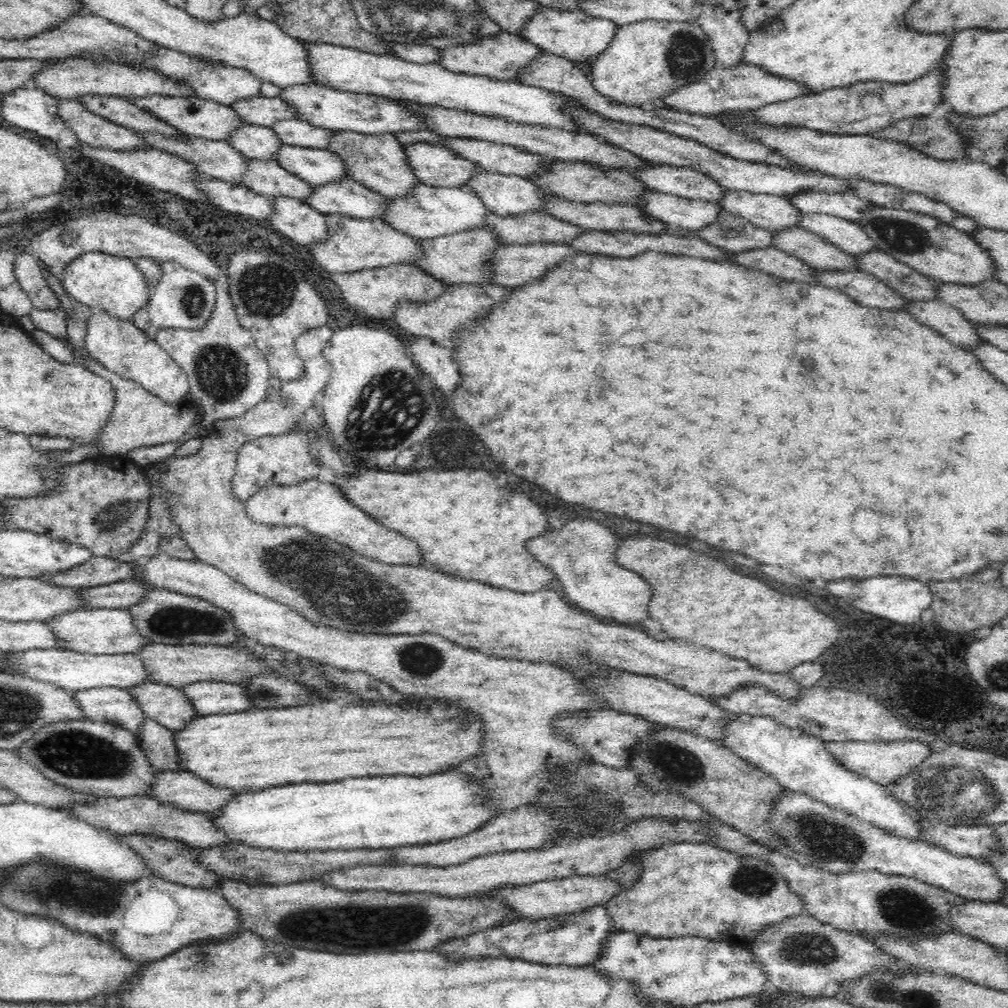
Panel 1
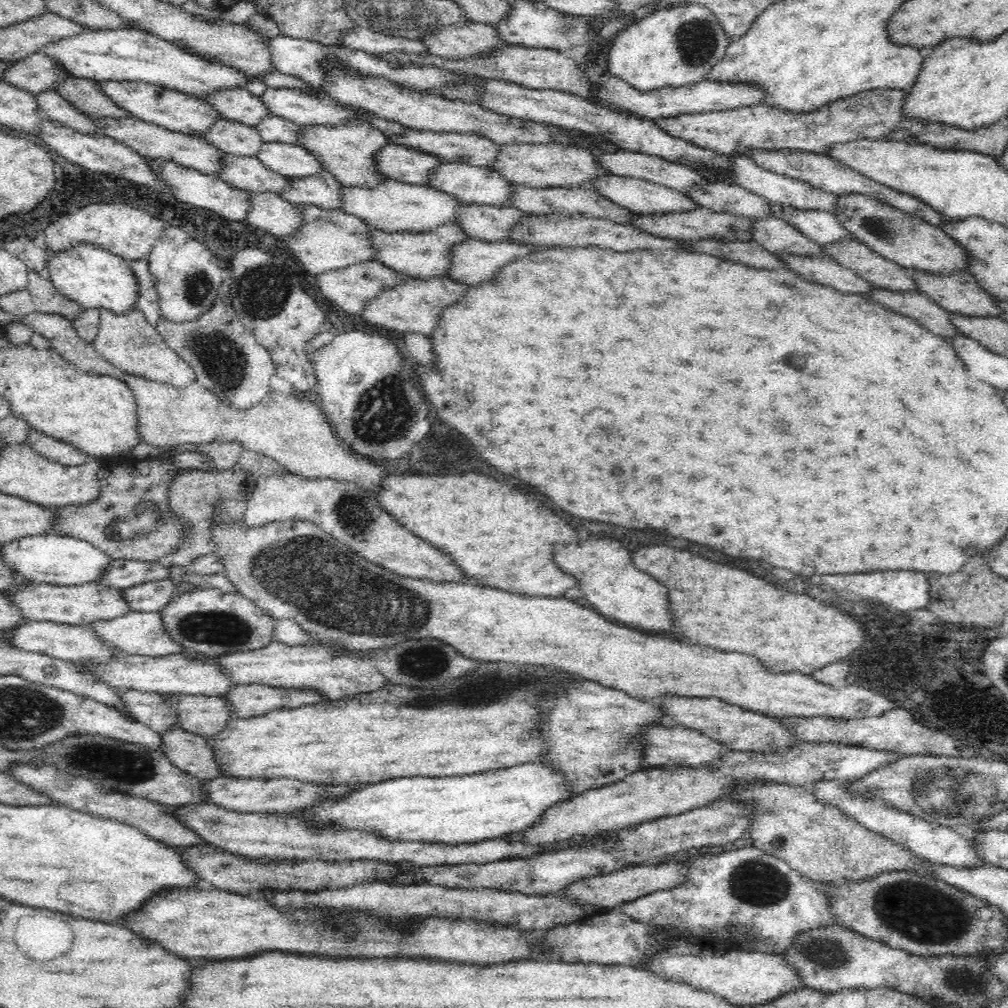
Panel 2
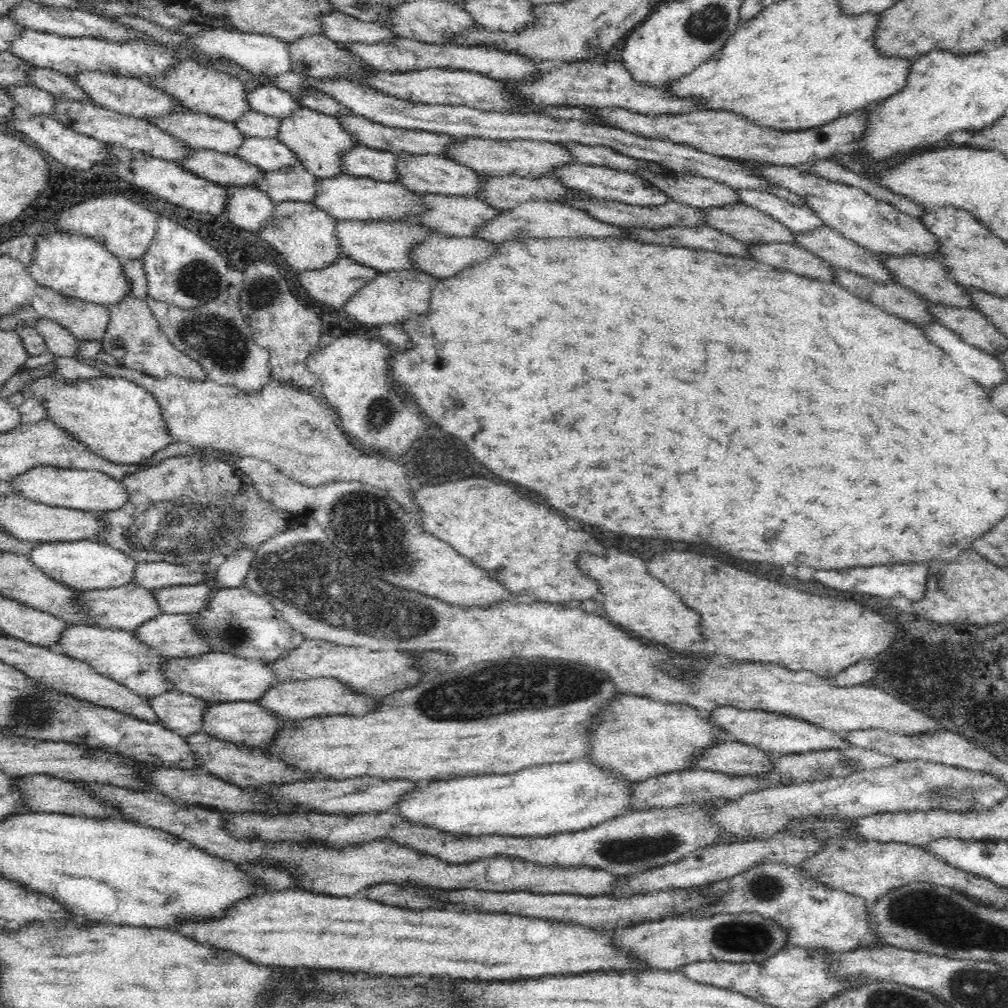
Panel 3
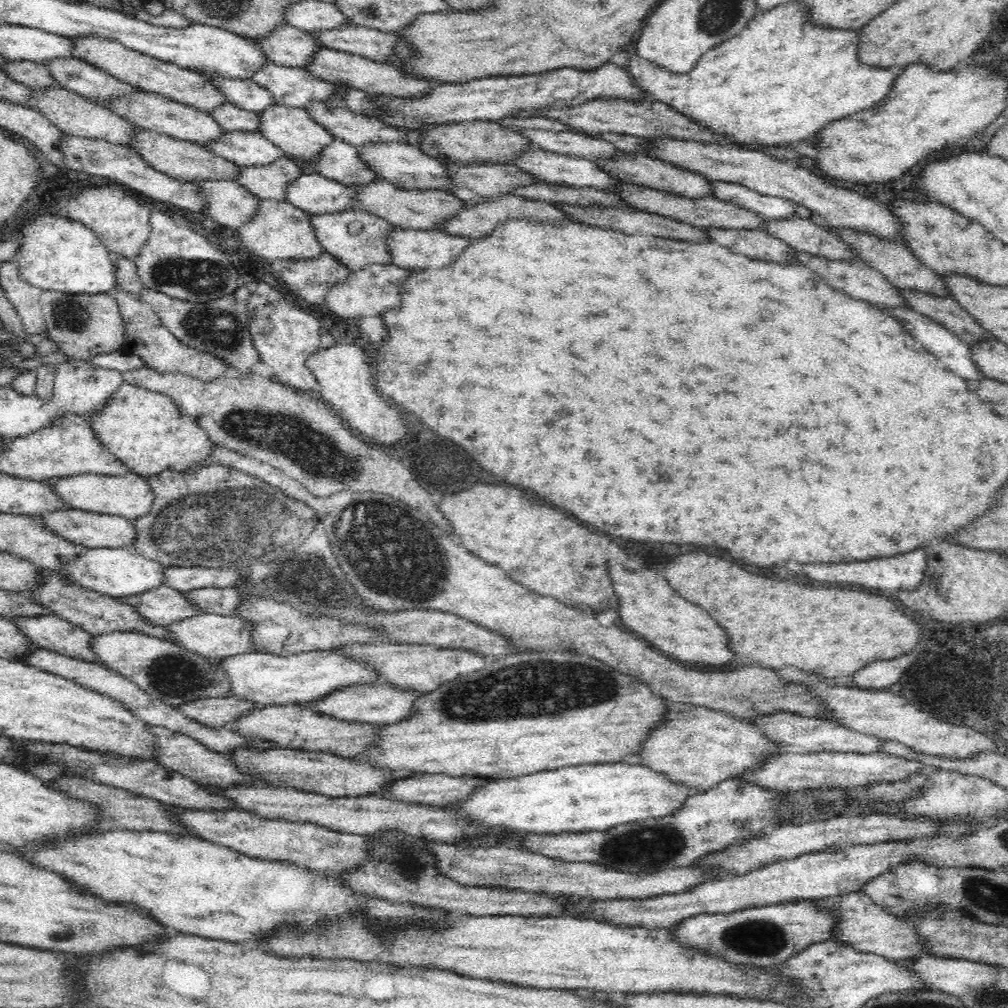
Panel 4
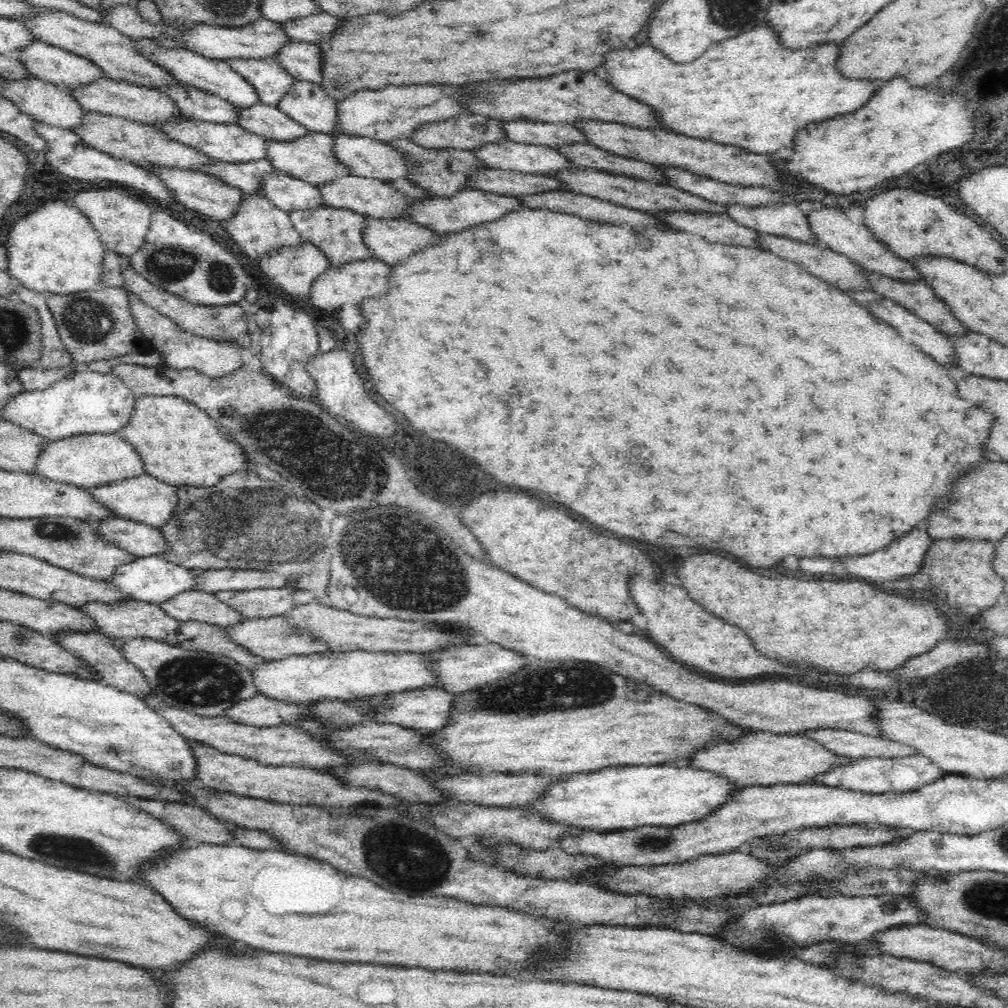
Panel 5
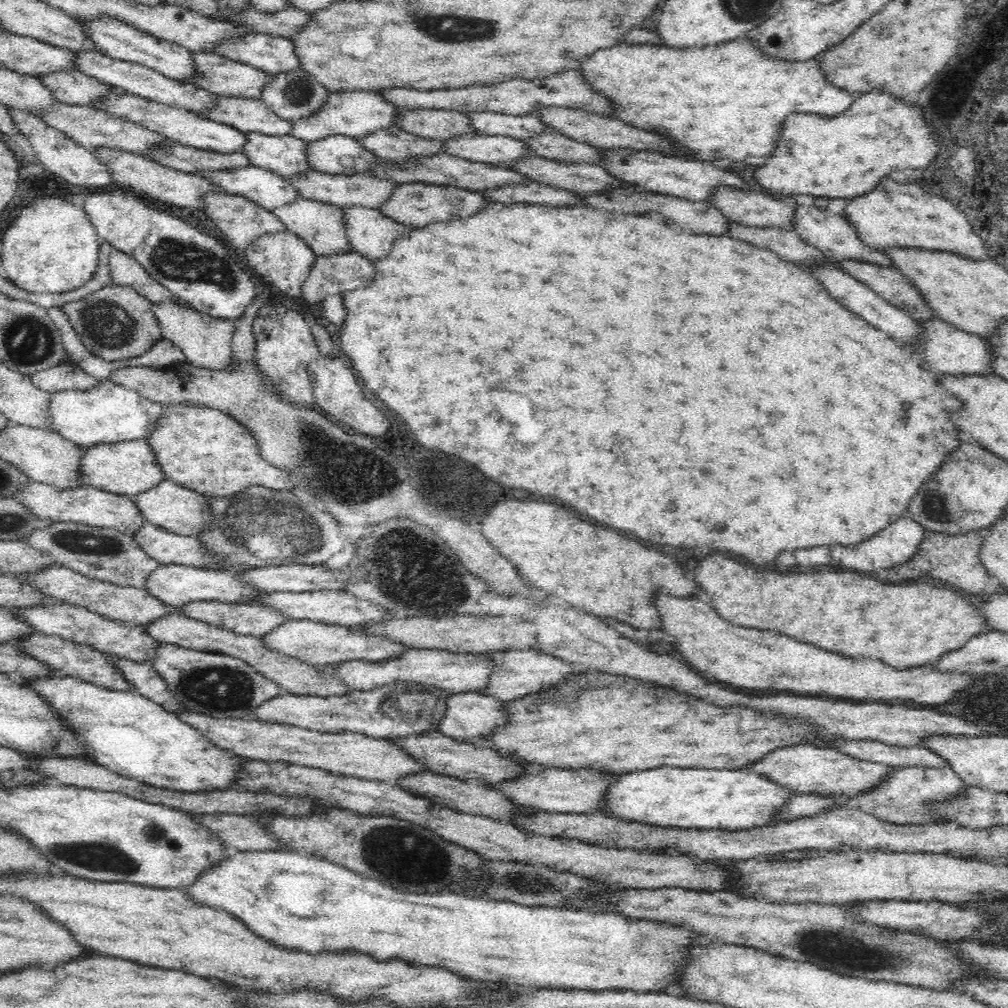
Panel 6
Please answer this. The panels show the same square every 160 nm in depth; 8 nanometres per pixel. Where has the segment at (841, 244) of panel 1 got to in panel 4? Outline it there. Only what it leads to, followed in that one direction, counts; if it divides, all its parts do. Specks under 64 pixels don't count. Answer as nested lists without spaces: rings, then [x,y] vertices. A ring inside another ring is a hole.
[[[709,181],[709,192],[714,198],[751,210],[762,219],[781,219],[794,213],[794,204],[785,198],[766,196],[732,182]]]

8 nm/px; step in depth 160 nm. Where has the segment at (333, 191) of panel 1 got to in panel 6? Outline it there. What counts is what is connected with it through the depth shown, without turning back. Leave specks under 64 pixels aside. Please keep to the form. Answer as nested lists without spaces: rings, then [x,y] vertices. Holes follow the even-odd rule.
[[[166,138],[149,152],[148,157],[165,167],[193,175],[202,170],[232,170],[232,167],[250,165],[241,152],[197,149]]]

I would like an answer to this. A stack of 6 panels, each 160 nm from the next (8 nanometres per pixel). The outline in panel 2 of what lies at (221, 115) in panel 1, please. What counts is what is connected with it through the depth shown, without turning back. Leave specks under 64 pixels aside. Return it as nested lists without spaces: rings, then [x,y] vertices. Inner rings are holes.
[[[102,79],[97,81],[97,85],[101,92],[116,104],[117,108],[125,110],[130,117],[174,132],[203,133],[214,121],[220,119],[215,110],[200,97],[164,88],[150,82]]]

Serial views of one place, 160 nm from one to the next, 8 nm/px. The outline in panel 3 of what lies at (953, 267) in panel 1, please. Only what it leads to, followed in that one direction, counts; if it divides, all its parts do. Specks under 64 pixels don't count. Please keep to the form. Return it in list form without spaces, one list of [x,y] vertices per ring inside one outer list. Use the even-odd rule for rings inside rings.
[[[736,159],[747,166],[756,177],[765,180],[769,186],[783,188],[790,194],[803,198],[806,206],[813,210],[824,225],[836,230],[844,238],[878,254],[905,255],[908,253],[926,254],[936,257],[937,242],[933,234],[928,232],[918,217],[900,211],[888,201],[870,195],[856,186],[822,178],[820,175],[809,174],[800,167],[765,163],[758,159]]]

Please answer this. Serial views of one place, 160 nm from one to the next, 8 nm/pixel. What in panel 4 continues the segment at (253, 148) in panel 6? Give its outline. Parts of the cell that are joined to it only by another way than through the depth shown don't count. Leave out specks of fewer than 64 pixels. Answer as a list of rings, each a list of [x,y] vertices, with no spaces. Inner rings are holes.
[[[334,137],[313,161],[291,156],[302,169],[302,175],[316,175],[335,180],[342,186],[353,186],[378,180],[357,156],[357,147]]]

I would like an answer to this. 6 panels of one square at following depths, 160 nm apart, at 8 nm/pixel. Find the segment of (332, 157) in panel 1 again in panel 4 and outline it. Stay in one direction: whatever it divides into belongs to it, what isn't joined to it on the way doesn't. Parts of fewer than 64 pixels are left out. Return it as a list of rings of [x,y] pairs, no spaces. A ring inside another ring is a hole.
[[[257,130],[222,131],[213,141],[200,145],[240,167],[267,165],[284,156],[281,148]]]

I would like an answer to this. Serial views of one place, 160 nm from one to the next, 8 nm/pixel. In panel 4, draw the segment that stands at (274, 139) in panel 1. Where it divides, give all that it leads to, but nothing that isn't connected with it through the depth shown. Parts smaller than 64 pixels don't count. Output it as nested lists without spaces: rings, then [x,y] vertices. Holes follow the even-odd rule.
[[[132,91],[110,97],[103,104],[110,112],[128,120],[135,128],[148,129],[167,134],[178,140],[189,140],[198,144],[213,141],[222,131],[219,124],[205,110],[176,102],[160,93]]]

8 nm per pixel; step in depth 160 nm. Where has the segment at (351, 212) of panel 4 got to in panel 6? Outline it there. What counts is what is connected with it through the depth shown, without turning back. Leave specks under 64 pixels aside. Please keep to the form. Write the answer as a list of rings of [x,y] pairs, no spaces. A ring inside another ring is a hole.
[[[300,197],[274,207],[271,211],[284,225],[286,231],[299,236],[316,255],[330,255],[351,250],[344,232],[343,214],[339,206]]]

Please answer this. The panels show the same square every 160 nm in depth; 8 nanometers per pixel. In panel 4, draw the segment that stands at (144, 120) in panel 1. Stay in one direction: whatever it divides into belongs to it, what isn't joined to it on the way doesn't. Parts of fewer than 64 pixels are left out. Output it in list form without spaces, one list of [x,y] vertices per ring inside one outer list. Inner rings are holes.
[[[11,60],[4,62],[2,69],[10,78],[20,84],[24,84],[30,89],[39,89],[44,87],[56,87],[52,77],[49,76],[48,69],[42,63],[30,60]]]

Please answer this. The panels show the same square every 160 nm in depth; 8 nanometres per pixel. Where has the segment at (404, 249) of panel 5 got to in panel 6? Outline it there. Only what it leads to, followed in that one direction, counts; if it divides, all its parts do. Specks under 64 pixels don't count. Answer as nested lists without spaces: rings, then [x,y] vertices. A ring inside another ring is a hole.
[[[358,204],[341,208],[346,238],[352,251],[368,258],[377,259],[387,255],[396,237],[412,228],[412,225],[393,221],[378,208]]]

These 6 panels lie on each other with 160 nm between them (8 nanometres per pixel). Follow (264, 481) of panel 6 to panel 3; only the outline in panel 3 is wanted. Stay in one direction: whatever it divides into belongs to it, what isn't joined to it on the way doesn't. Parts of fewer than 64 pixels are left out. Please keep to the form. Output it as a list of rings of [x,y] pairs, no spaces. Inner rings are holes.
[[[54,370],[48,376],[32,380],[24,386],[22,394],[26,398],[32,394],[44,396],[48,418],[68,429],[96,455],[118,464],[145,467],[154,456],[178,444],[164,421],[163,408],[156,396],[121,377],[108,376],[82,385],[70,385]]]

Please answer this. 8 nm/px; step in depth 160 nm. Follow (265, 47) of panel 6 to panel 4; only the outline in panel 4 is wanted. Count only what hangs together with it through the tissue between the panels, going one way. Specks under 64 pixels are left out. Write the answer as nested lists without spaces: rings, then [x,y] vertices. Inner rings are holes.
[[[318,47],[311,54],[307,65],[304,65],[303,68],[309,76],[313,76],[317,80],[334,84],[350,83],[352,88],[360,89],[370,94],[392,94],[398,95],[398,97],[412,95],[412,97],[417,97],[418,95],[426,94],[432,87],[437,85],[433,81],[430,82],[430,80],[403,74],[401,70],[397,70],[395,66],[389,63],[373,61],[357,54],[326,47]]]

